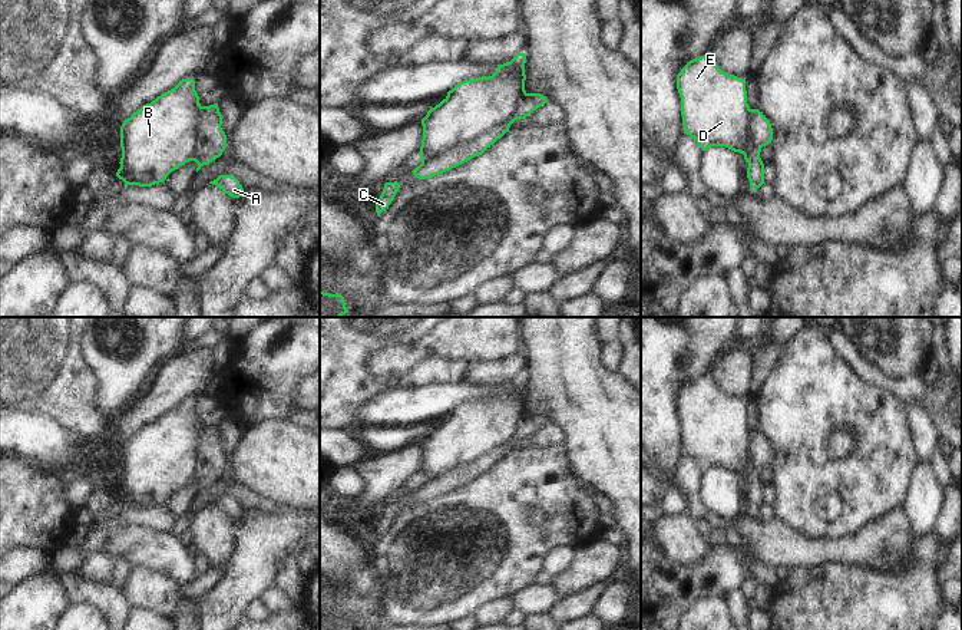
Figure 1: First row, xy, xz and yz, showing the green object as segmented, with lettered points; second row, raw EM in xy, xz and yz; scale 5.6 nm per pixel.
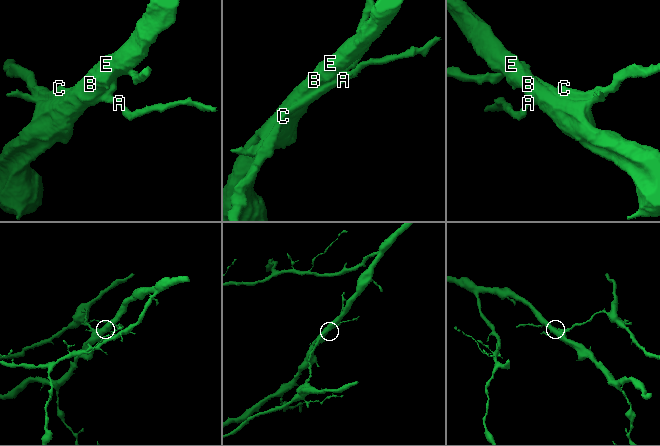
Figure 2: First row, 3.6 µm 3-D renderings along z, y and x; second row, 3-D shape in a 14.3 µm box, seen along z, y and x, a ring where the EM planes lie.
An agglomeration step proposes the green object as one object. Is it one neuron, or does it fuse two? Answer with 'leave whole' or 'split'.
split

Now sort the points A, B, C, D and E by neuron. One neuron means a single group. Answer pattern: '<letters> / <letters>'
A C / B D E

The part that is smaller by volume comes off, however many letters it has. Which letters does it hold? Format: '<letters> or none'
A, C

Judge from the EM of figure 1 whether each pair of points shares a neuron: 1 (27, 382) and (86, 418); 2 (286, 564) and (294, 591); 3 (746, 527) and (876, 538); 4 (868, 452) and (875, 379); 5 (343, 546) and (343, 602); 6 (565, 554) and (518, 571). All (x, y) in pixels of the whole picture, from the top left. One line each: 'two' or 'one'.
1: one
2: one
3: one
4: two
5: one
6: two

